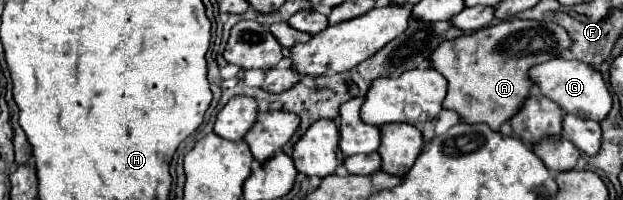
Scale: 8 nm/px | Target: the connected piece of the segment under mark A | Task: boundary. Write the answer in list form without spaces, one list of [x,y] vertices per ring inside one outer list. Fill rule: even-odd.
[[[510,19],[440,43],[428,61],[448,81],[444,109],[456,111],[462,123],[486,123],[498,131],[528,97],[528,69],[562,55],[570,43],[568,33],[556,23]]]

